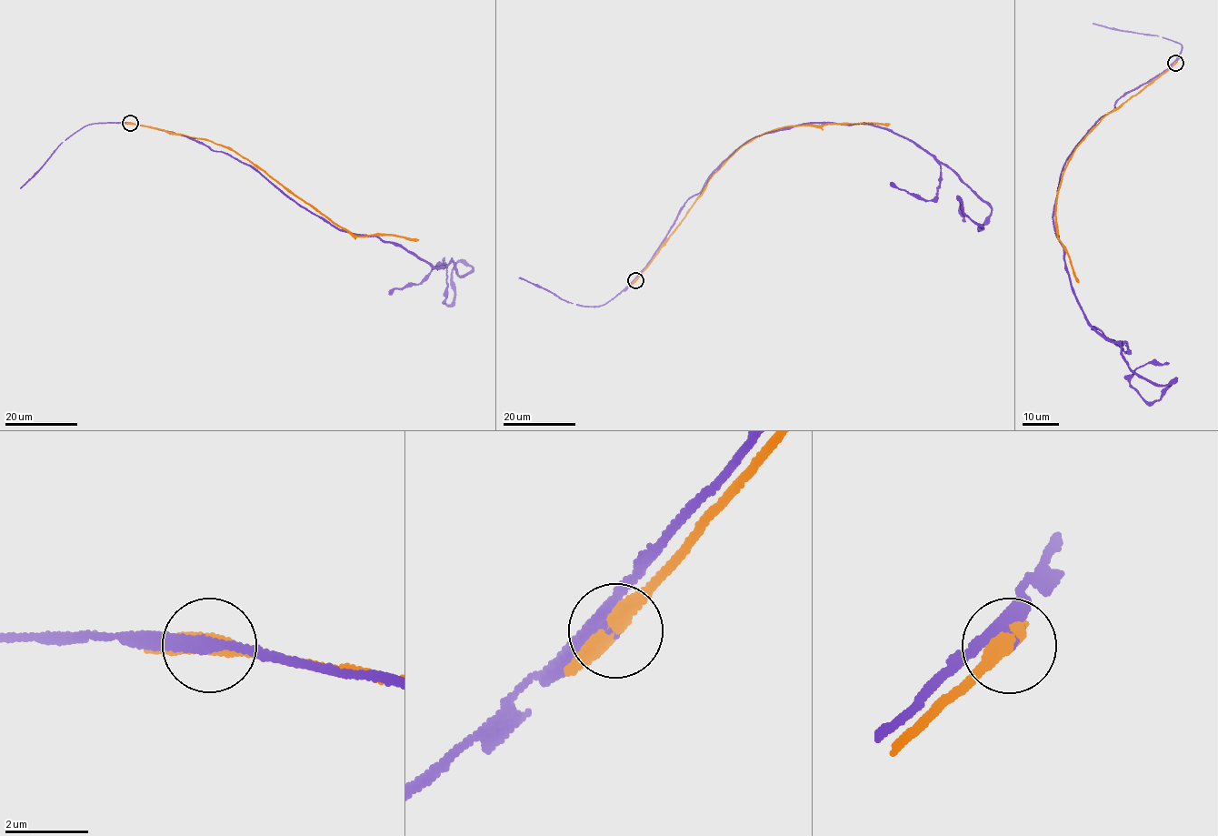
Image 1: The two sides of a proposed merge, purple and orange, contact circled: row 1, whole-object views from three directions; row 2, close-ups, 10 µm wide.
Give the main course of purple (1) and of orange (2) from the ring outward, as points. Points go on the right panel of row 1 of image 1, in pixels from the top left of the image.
1: (1175, 63), (1088, 129), (1052, 216), (1087, 322), (1134, 372), (1175, 378), (1146, 401), (1130, 375), (1169, 363)
2: (1175, 63), (1100, 119), (1076, 146), (1065, 167), (1057, 194), (1056, 233), (1078, 282)

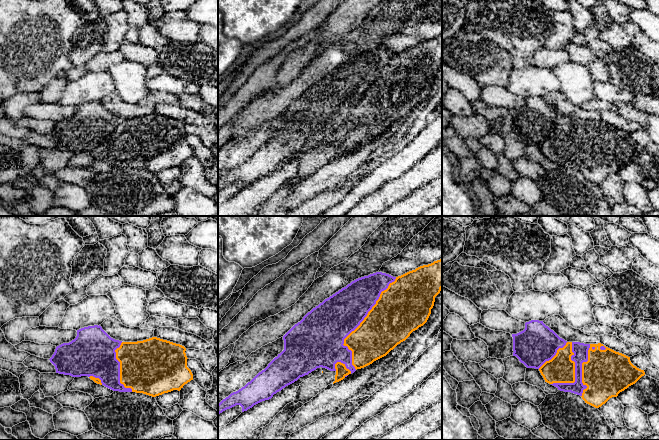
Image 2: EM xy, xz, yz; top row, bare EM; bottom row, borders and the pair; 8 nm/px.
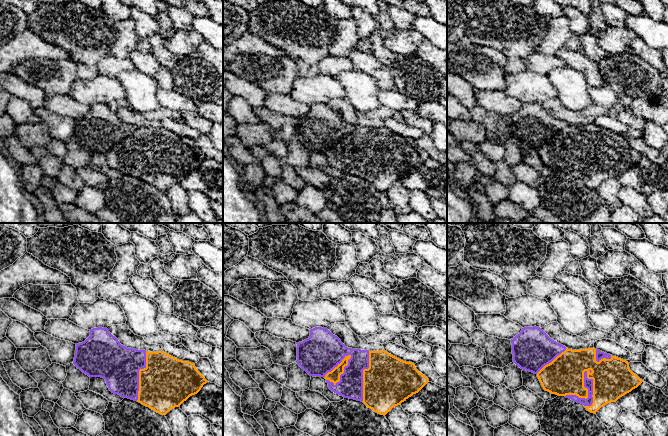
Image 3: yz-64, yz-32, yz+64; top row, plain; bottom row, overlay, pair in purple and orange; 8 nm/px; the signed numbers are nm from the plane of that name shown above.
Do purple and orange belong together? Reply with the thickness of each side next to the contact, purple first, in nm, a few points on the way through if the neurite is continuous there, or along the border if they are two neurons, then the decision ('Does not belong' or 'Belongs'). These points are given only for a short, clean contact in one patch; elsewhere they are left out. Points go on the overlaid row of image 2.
Thickness 340 nm (purple) against 380 nm. Does not belong

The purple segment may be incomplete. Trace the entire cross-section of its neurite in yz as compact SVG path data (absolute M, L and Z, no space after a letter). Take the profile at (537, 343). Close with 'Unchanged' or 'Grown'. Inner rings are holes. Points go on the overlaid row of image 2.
M531 320L525 323L525 329L513 337L513 356L516 356L527 368L539 369L551 360L559 348L567 341L560 338L543 321Z. Unchanged

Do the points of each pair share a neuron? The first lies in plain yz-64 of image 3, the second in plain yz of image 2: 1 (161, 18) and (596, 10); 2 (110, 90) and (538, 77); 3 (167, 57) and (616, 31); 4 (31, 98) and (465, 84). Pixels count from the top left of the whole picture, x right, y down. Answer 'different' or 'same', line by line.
1: same
2: same
3: different
4: same

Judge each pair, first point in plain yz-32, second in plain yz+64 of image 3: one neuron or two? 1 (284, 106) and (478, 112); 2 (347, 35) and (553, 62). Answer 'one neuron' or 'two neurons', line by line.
1: two neurons
2: two neurons

